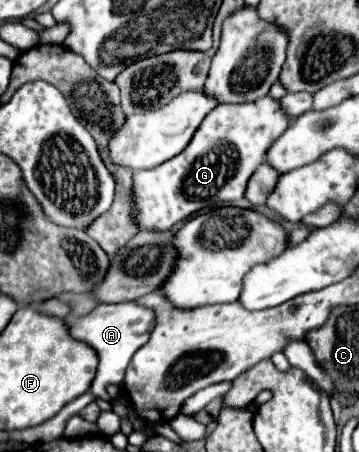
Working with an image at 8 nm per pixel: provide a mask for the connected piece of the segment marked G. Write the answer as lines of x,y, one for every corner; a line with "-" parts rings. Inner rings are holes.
263,99
243,105
219,105
203,119
195,139
175,159
135,173
135,219
143,229
165,231
193,213
217,201
239,201
255,169
265,161
267,149
291,125
291,117
277,99

